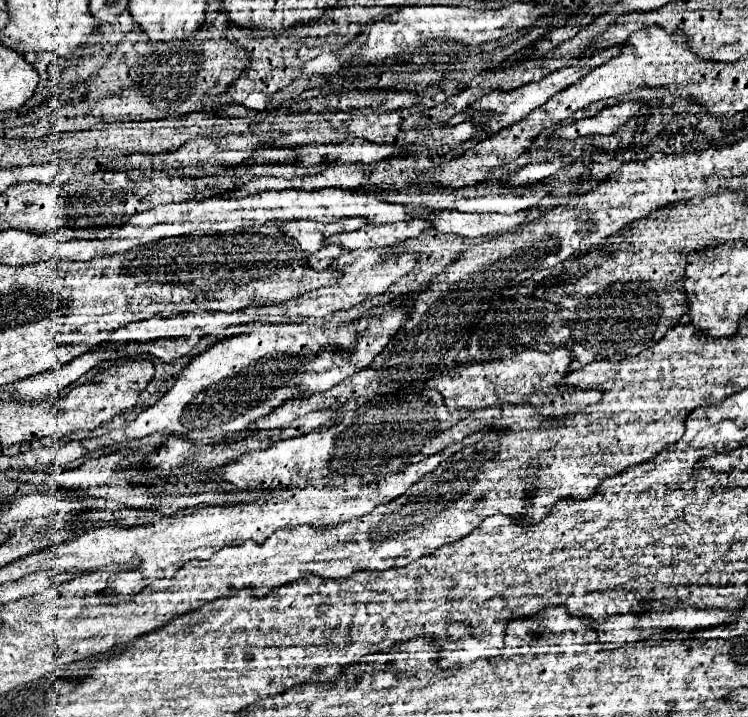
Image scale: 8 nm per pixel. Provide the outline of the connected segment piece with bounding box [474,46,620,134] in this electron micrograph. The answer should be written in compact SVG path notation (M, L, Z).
M620 46L606 48L606 50L602 50L602 52L598 52L598 54L590 56L590 58L582 58L576 66L556 70L556 72L548 74L546 78L542 78L540 82L526 84L526 86L522 86L522 88L518 88L518 90L510 90L510 92L500 92L500 90L496 90L496 92L488 92L488 94L484 94L484 96L482 96L482 98L474 104L474 110L484 110L484 112L488 112L488 114L490 114L490 116L488 116L488 122L486 122L486 126L484 126L484 132L494 134L494 132L502 130L504 126L512 126L514 122L520 122L520 120L522 120L524 116L528 116L534 108L542 106L548 98L552 98L554 94L562 92L564 88L568 88L570 84L574 84L576 80L580 80L582 76L586 76L590 70L598 68L600 64L608 62L608 60L610 60L610 58L612 58L618 50L620 50Z

